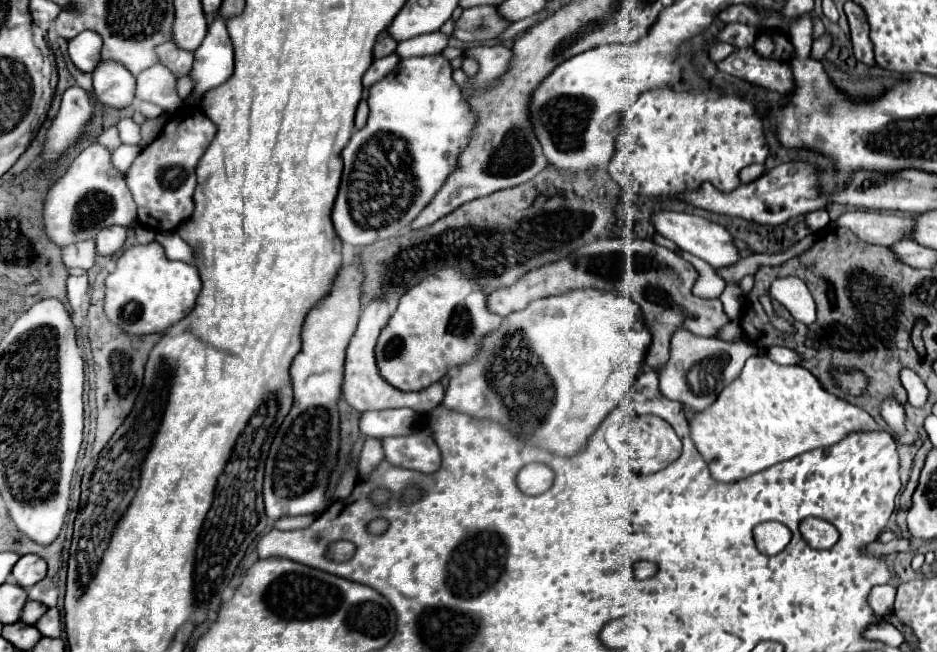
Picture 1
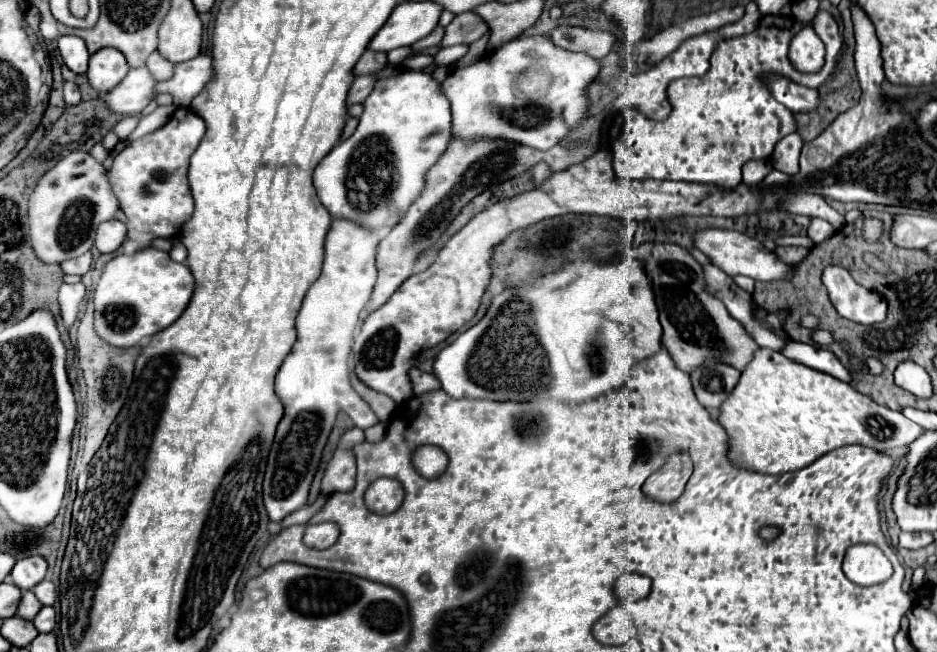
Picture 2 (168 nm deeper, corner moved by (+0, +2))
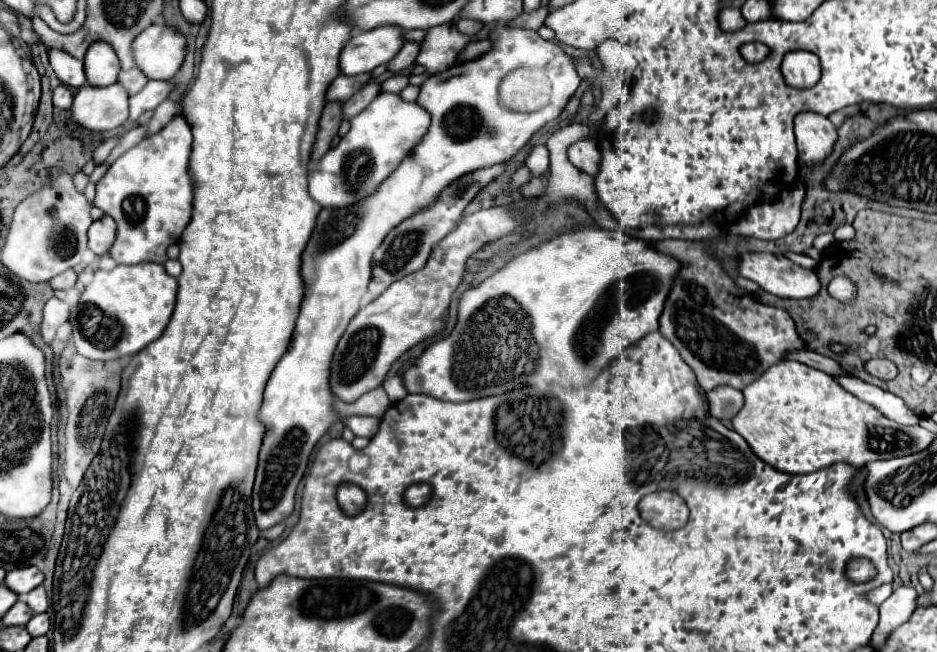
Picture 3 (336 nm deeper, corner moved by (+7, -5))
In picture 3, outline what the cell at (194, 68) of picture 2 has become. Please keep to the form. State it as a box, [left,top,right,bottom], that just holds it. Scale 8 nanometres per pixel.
[129,80,171,122]

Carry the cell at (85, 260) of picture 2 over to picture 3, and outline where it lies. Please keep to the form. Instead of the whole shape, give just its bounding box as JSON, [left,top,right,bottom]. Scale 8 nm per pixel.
[49,270,77,290]

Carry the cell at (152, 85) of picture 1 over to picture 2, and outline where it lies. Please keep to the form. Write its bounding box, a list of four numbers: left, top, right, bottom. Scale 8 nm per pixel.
[104,67,156,115]

